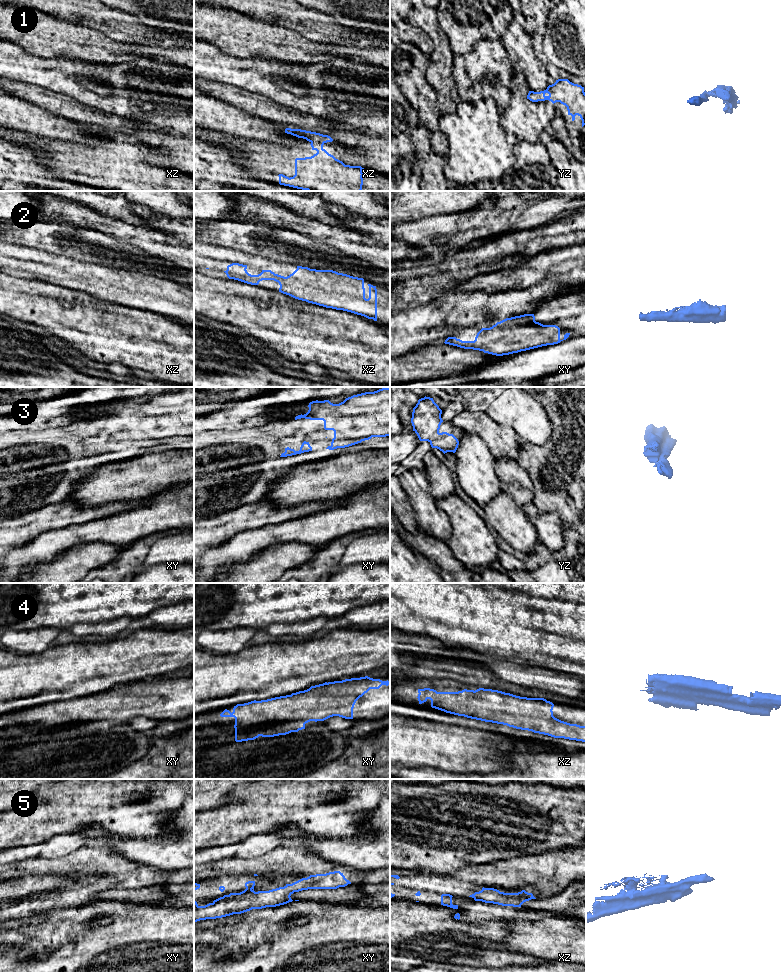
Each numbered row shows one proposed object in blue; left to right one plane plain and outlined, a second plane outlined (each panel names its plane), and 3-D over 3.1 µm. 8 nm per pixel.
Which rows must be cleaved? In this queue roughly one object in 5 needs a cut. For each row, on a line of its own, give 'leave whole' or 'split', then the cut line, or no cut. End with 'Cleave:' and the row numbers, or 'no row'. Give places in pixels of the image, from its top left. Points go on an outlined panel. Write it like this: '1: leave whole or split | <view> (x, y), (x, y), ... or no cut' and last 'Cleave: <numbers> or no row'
1: leave whole | no cut
2: leave whole | no cut
3: leave whole | no cut
4: leave whole | no cut
5: leave whole | no cut
Cleave: no row

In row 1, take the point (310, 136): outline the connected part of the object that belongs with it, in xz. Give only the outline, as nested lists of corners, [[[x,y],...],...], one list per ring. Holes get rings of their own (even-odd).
[[[286,128],[285,133],[291,134],[298,138],[303,138],[309,141],[312,150],[317,153],[311,157],[296,158],[295,159],[295,175],[287,177],[279,174],[279,184],[289,186],[297,189],[307,191],[361,191],[363,185],[363,173],[361,166],[345,165],[342,161],[336,159],[333,155],[329,154],[323,145],[327,142],[332,142],[333,139],[328,135],[323,135],[316,132]]]

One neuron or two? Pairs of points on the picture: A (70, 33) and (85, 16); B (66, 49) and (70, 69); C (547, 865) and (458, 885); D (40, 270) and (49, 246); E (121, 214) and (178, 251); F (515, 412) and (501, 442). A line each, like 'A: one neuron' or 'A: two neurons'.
A: two neurons
B: two neurons
C: one neuron
D: two neurons
E: two neurons
F: two neurons

